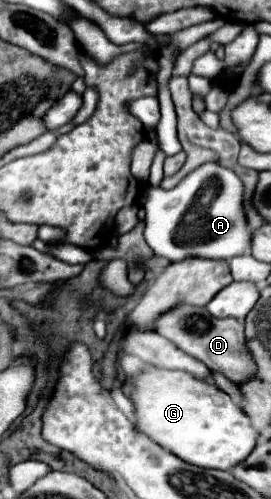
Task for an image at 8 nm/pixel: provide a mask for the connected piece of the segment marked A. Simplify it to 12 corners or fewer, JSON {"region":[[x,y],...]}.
{"region":[[216,162],[148,188],[144,238],[170,262],[250,248],[242,182]]}

